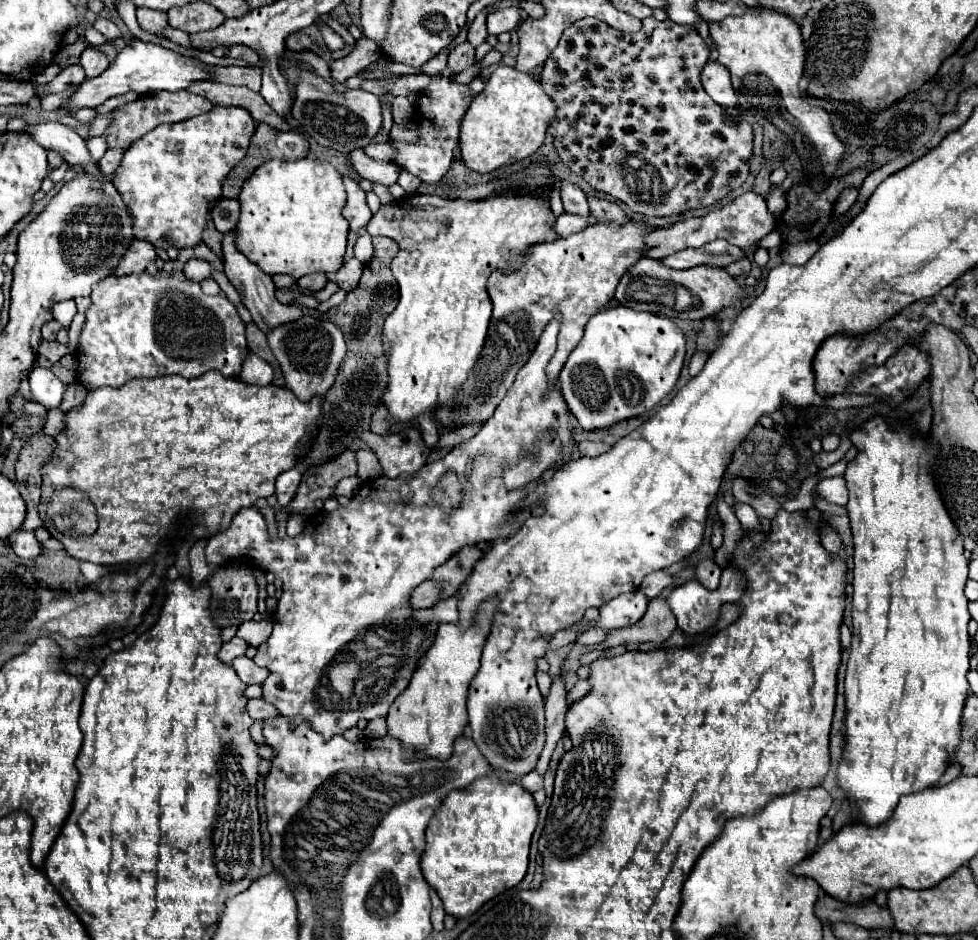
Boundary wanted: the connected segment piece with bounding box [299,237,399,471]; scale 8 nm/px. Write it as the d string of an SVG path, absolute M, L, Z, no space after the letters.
M373 237L373 247L373 259L365 265L357 289L347 293L341 305L331 307L323 315L323 319L335 323L343 331L347 341L347 355L339 367L333 387L325 395L323 427L319 429L311 453L301 461L301 471L305 471L309 465L331 461L341 451L351 447L361 431L369 431L373 409L383 401L383 393L387 391L387 357L381 343L381 329L385 317L397 307L399 301L399 287L389 269L397 245L389 237Z

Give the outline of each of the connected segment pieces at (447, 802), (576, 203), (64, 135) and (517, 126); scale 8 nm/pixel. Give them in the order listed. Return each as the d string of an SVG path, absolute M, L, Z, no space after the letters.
M495 775L479 777L471 785L451 791L443 799L443 803L439 805L427 827L427 849L421 859L421 869L427 883L437 889L443 907L449 915L469 917L483 903L523 881L529 863L531 835L537 827L537 819L539 811L533 801L533 795L517 781L503 783Z
M561 181L561 197L567 213L577 213L583 217L589 217L589 203L587 195L583 193L581 187L577 187L571 181Z
M39 123L29 125L27 133L43 147L57 151L69 165L81 167L85 173L91 173L93 177L99 177L99 167L91 159L89 149L85 147L85 141L71 129L61 123Z
M499 65L485 83L485 89L471 101L459 127L459 149L465 167L477 173L489 173L503 165L523 161L533 155L545 139L555 103L543 93L539 81L515 67Z

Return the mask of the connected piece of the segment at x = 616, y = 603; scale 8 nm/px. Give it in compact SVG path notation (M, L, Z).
M631 591L631 593L623 593L619 597L615 597L613 601L609 601L607 605L603 605L599 609L601 617L597 621L597 625L591 625L589 621L579 621L575 625L583 627L583 629L621 629L621 627L629 627L633 623L637 623L643 613L647 611L649 599L641 593L641 591Z

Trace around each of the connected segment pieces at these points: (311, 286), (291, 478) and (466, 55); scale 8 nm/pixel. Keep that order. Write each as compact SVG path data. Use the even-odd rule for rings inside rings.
M311 273L311 275L305 275L305 277L297 279L297 285L299 285L301 289L321 291L321 289L327 285L327 277L325 277L325 273Z
M293 467L293 469L289 469L289 471L283 471L283 473L277 477L275 497L277 497L279 505L287 505L287 503L293 499L293 495L295 495L299 483L301 483L301 471L299 471L297 467Z
M465 41L465 43L457 45L457 47L451 51L447 67L453 69L455 73L461 73L463 69L467 69L467 67L471 67L471 65L475 65L475 47L473 47L469 41Z

